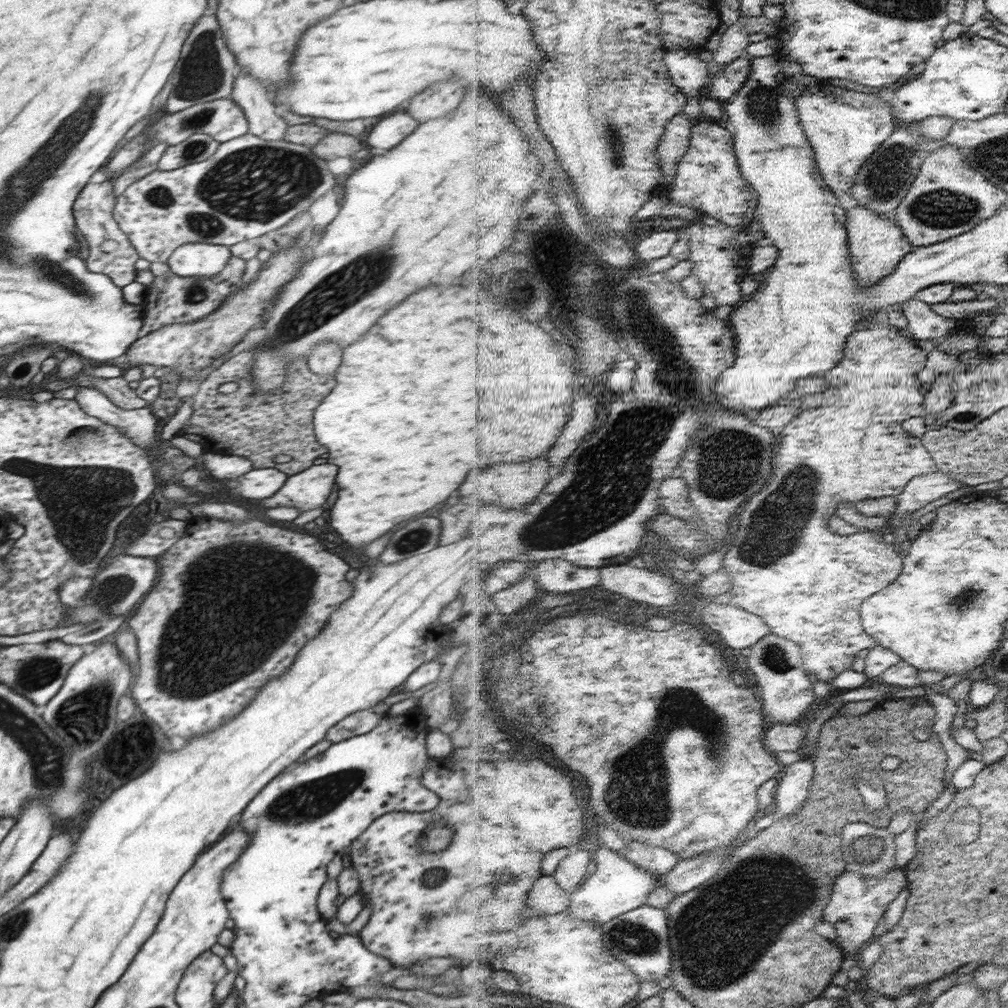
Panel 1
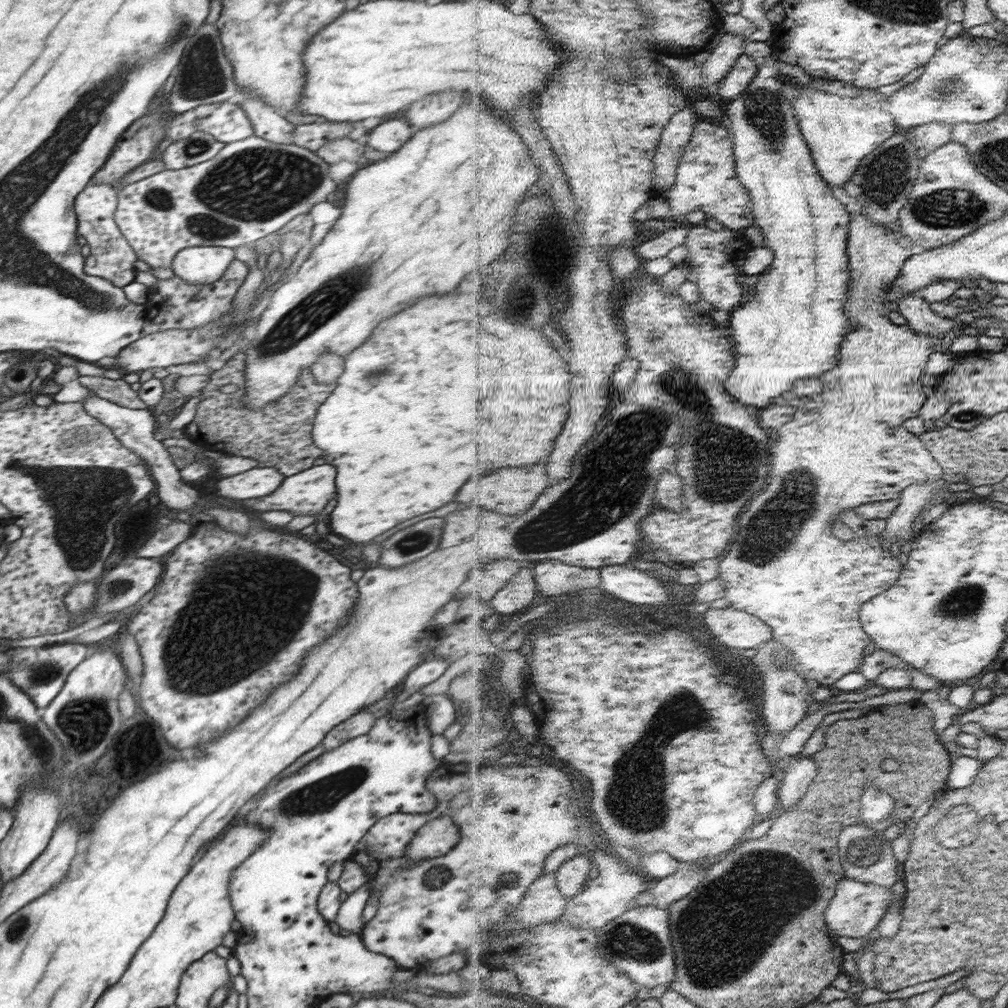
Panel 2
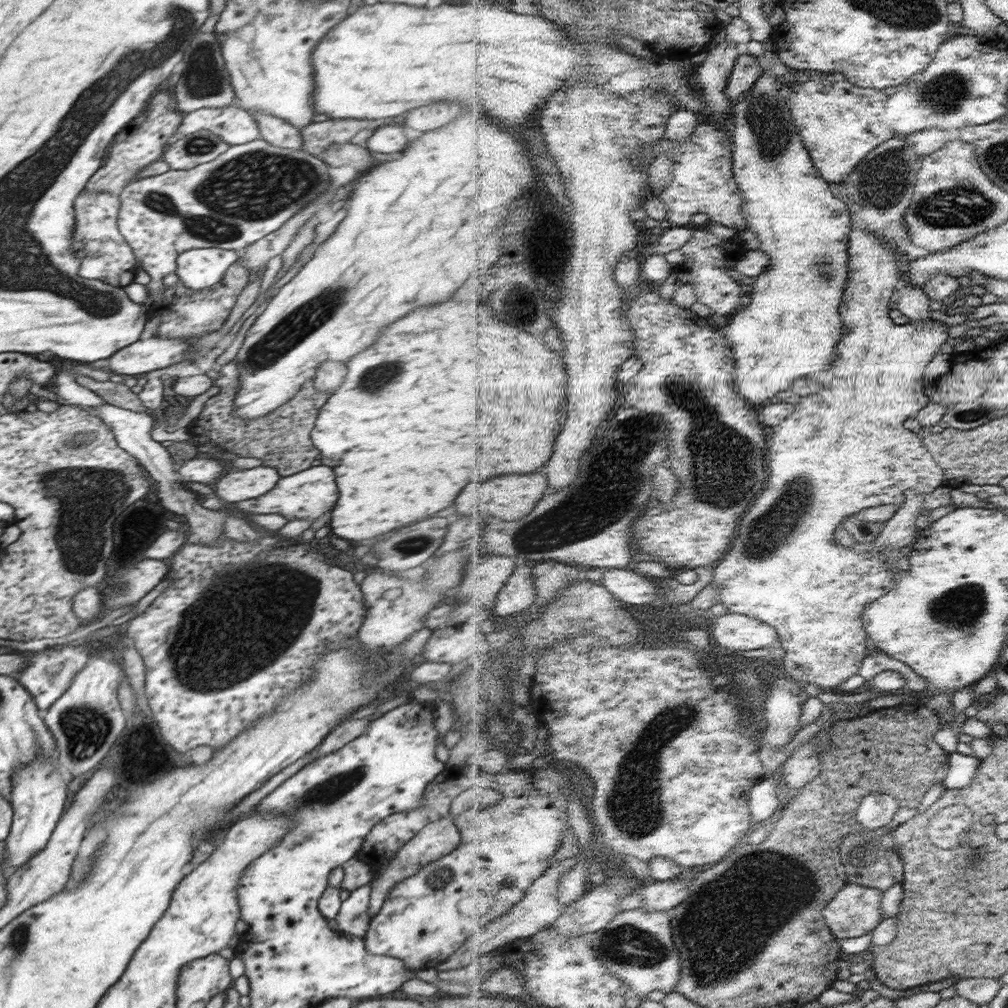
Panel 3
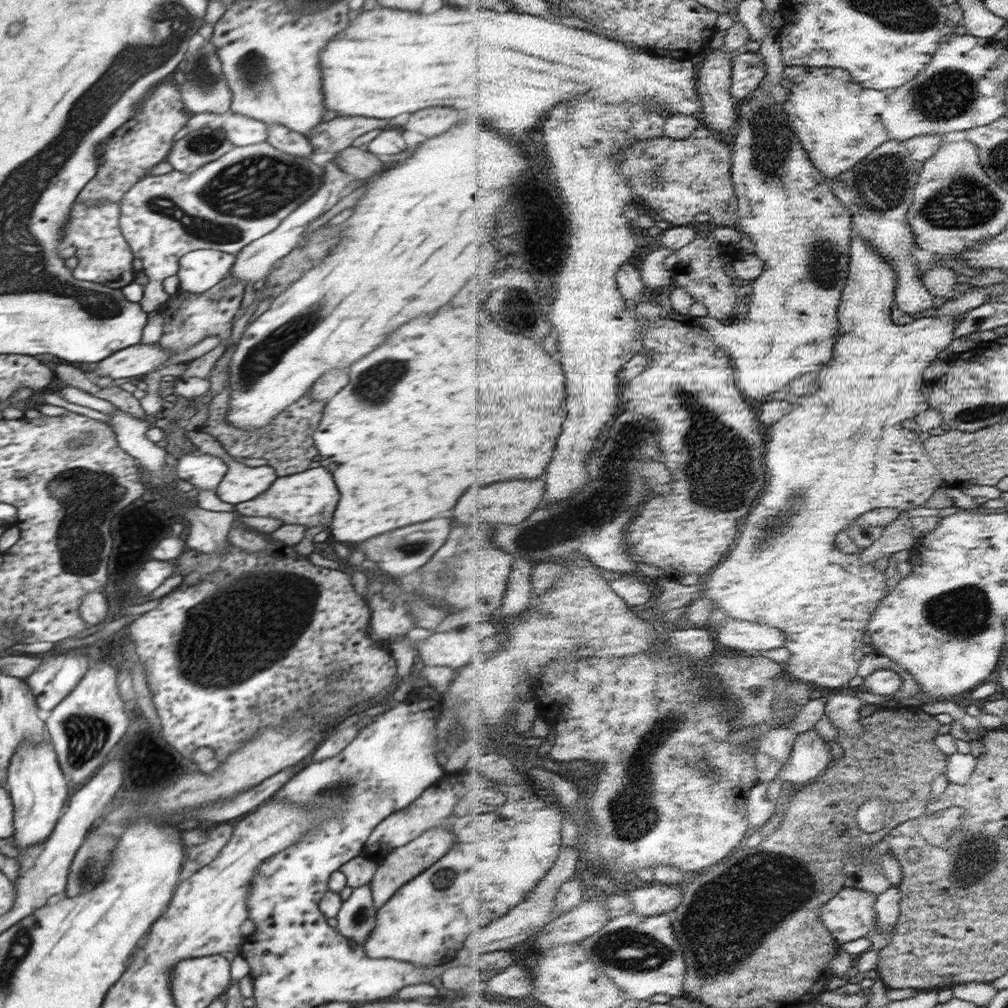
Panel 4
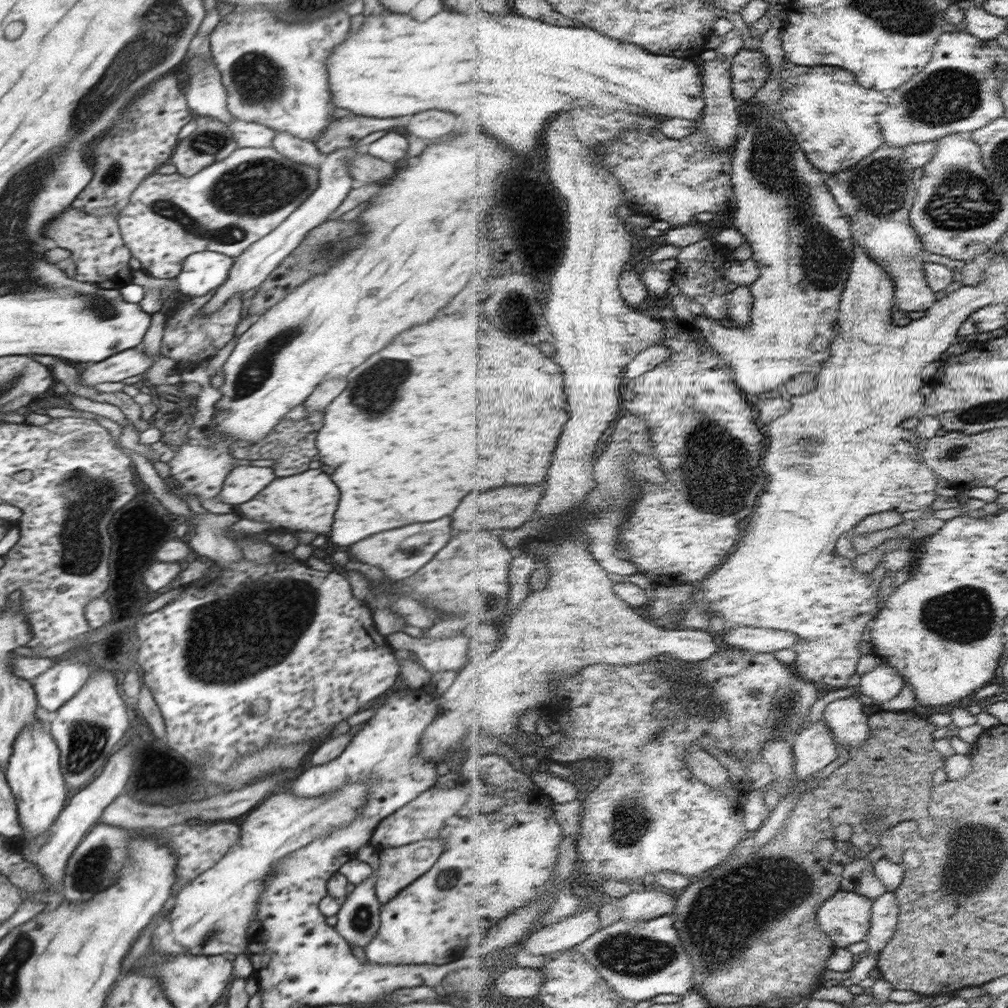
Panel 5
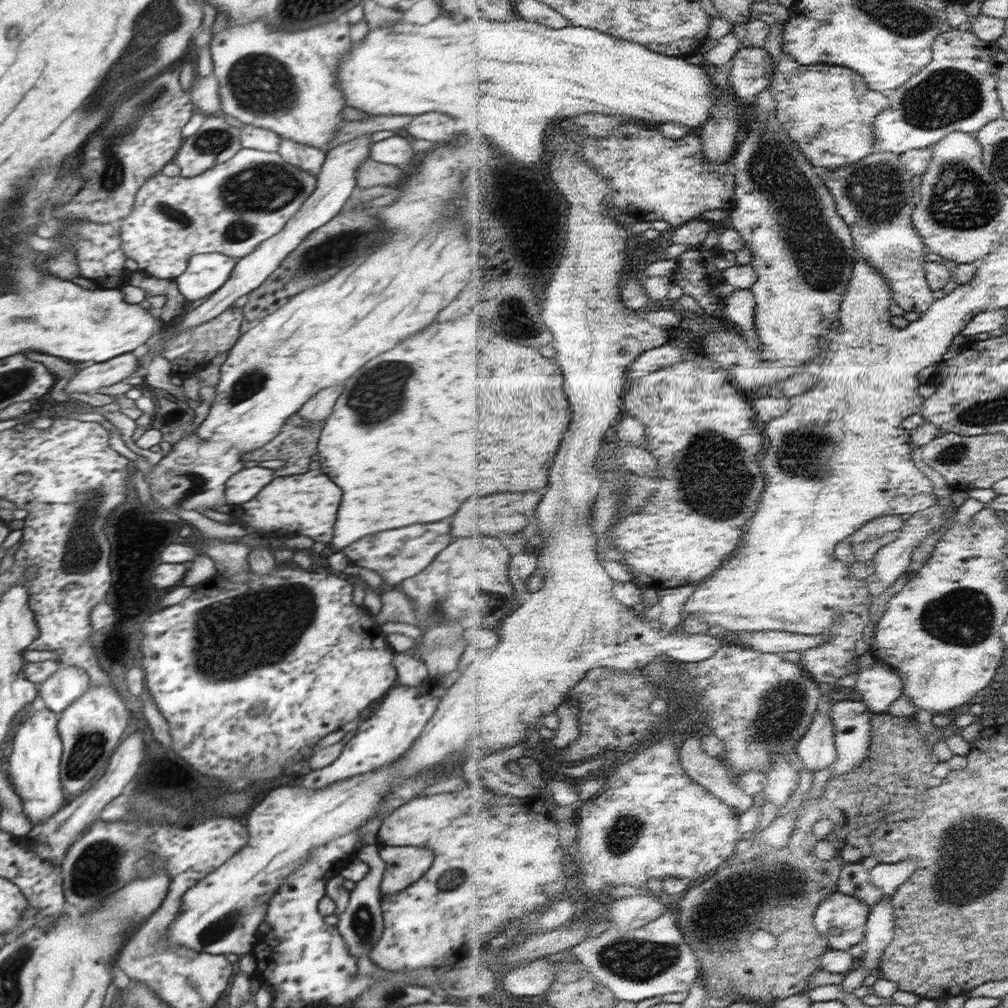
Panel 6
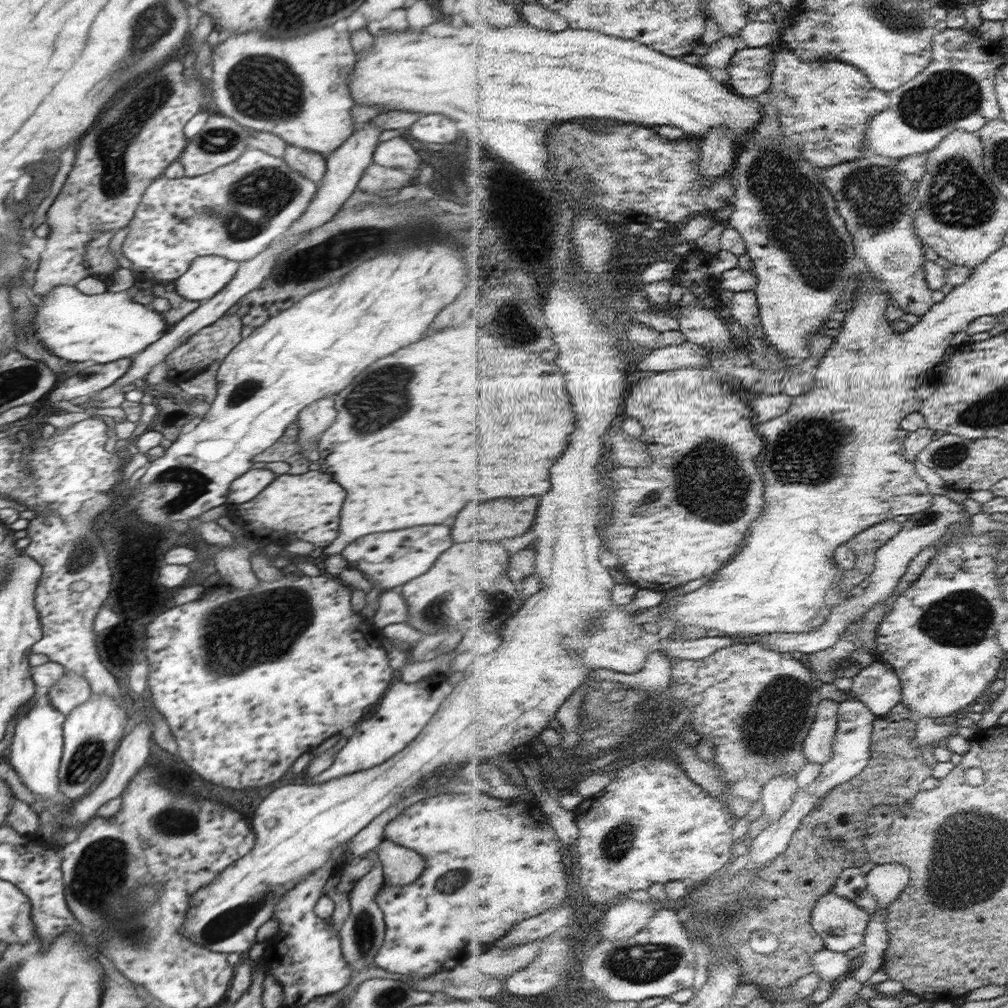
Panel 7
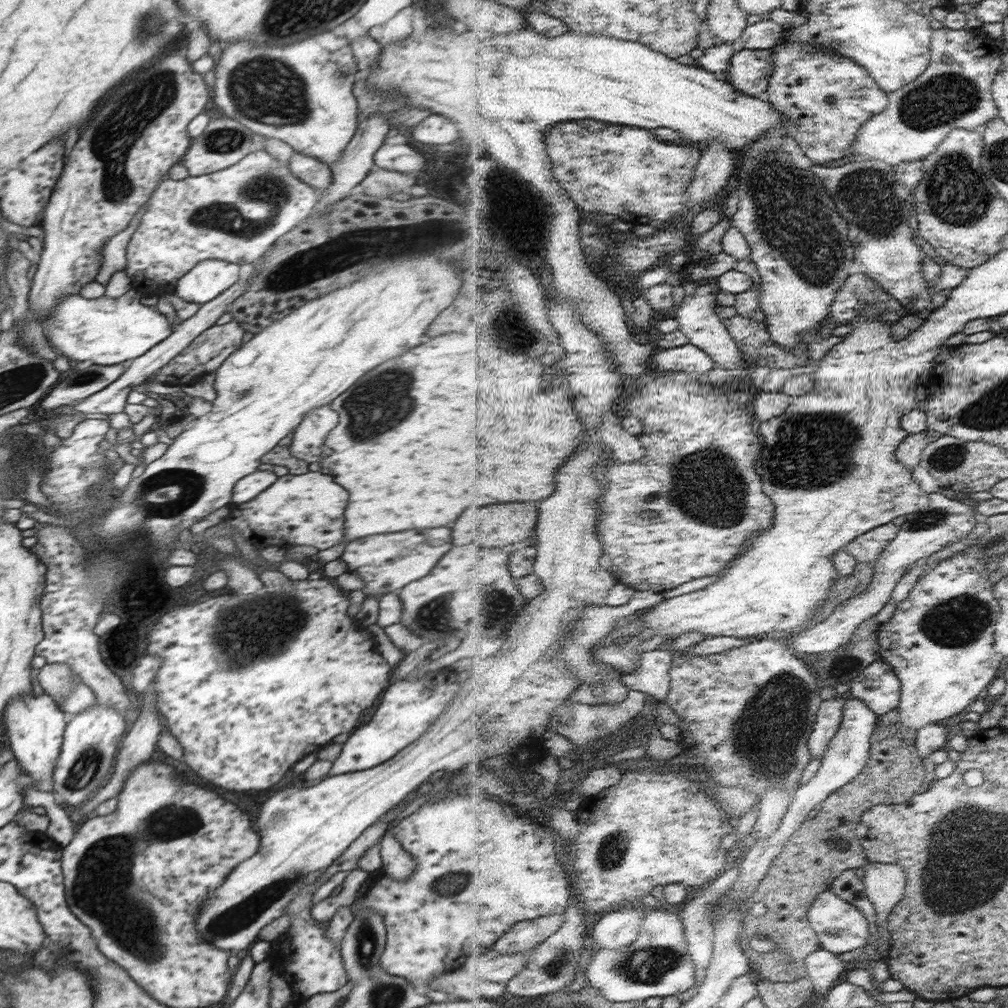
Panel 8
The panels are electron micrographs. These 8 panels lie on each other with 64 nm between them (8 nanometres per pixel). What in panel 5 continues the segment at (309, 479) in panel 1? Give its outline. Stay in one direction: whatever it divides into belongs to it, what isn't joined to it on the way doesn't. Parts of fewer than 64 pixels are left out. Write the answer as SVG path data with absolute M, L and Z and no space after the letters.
M310 470L298 476L286 476L276 478L272 484L268 484L254 500L236 506L235 514L242 514L250 520L262 520L270 522L274 529L282 530L304 530L314 534L330 534L334 512L340 500L340 492L334 486L334 482L320 470Z

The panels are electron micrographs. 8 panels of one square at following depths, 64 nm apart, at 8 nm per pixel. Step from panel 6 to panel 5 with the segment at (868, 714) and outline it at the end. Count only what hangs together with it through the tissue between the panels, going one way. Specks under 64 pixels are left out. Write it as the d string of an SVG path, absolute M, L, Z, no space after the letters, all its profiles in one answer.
M851 696L830 703L824 711L824 718L833 729L839 744L843 745L846 749L851 748L850 759L852 759L852 748L863 746L871 737L871 726L868 724L870 718L866 714L866 710L864 710L864 705L860 699Z

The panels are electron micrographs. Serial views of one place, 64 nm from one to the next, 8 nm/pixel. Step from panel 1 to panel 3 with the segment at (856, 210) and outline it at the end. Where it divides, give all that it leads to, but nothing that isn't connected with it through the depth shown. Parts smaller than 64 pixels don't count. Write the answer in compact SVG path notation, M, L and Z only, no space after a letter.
M860 221L856 225L851 235L851 269L850 278L847 284L845 294L845 304L841 308L841 315L845 320L846 334L843 341L839 344L838 352L840 358L835 360L836 364L828 371L818 376L818 379L824 388L821 388L817 394L801 397L800 403L794 406L792 413L786 416L780 424L780 427L773 429L773 437L770 445L770 488L758 498L756 506L752 512L748 512L740 521L740 536L731 547L731 550L725 558L716 565L714 583L722 596L722 603L728 608L729 612L738 614L747 614L755 619L764 620L780 630L781 645L787 650L784 657L786 671L794 679L802 684L814 683L822 688L836 688L842 686L846 680L852 676L861 675L861 668L870 653L868 648L869 632L865 625L865 612L870 604L877 602L879 598L886 596L898 586L899 573L892 573L892 566L887 560L882 560L878 556L882 552L870 551L872 544L859 544L858 547L848 548L842 541L838 540L836 532L845 524L845 519L852 514L858 514L867 508L873 506L882 506L884 504L896 504L899 507L907 503L907 494L909 490L915 490L918 494L930 494L934 488L942 484L942 468L930 456L929 449L922 446L922 442L916 438L917 432L910 432L906 428L906 420L915 418L928 406L928 396L924 394L924 371L928 363L934 358L934 355L945 350L949 346L949 327L947 324L936 321L936 323L922 323L918 328L909 325L896 324L891 316L890 304L894 298L894 290L901 284L903 277L904 264L908 261L908 255L904 249L895 248L872 232Z

